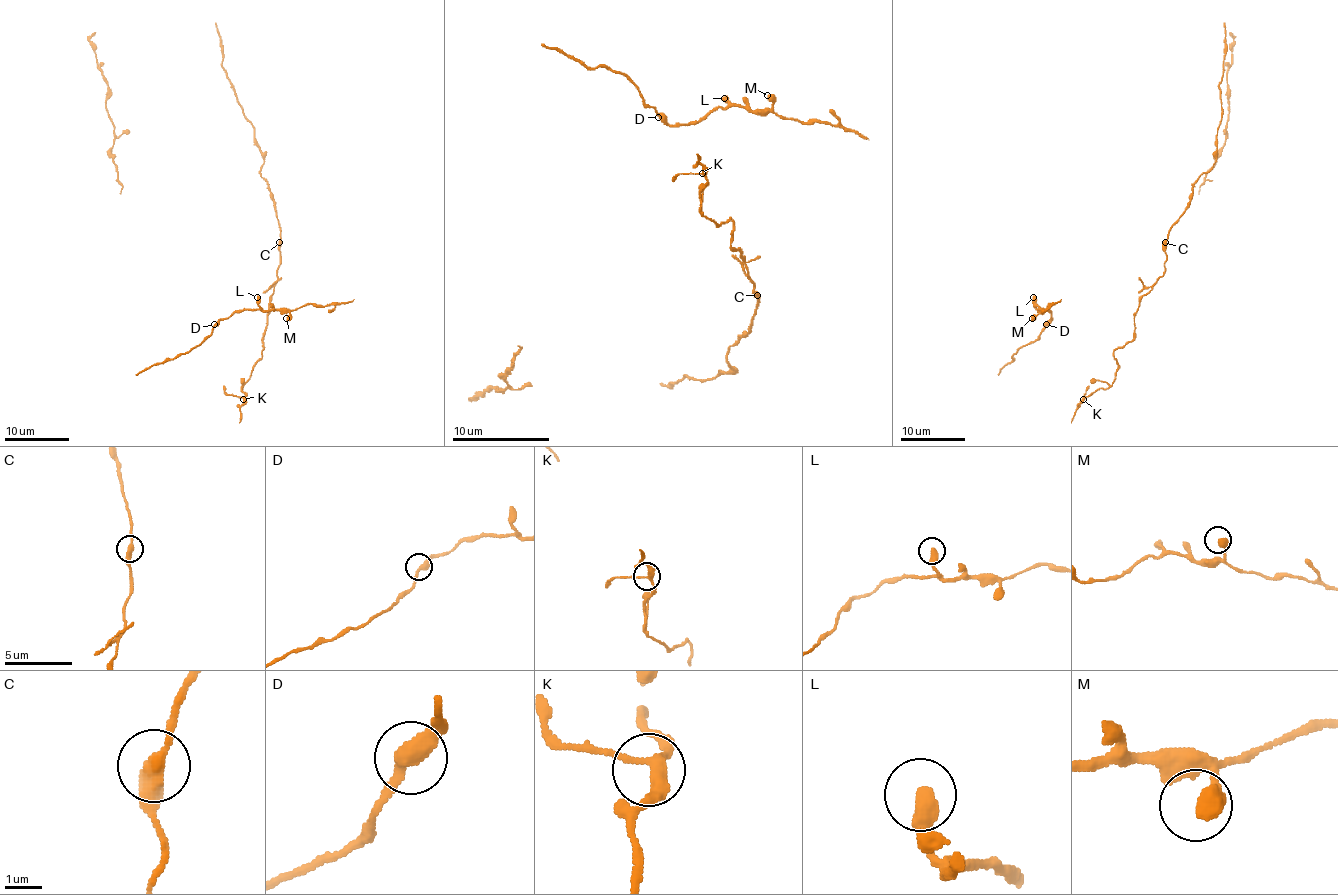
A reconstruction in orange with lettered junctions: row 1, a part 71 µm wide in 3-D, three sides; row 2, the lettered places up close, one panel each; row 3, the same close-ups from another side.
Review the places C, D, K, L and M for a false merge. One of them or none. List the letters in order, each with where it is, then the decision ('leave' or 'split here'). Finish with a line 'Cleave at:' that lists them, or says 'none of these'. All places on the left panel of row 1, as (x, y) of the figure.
C: place (279, 242); split here
D: place (214, 324); leave
K: place (243, 399); leave
L: place (257, 297); leave
M: place (286, 318); leave
Cleave at: C

